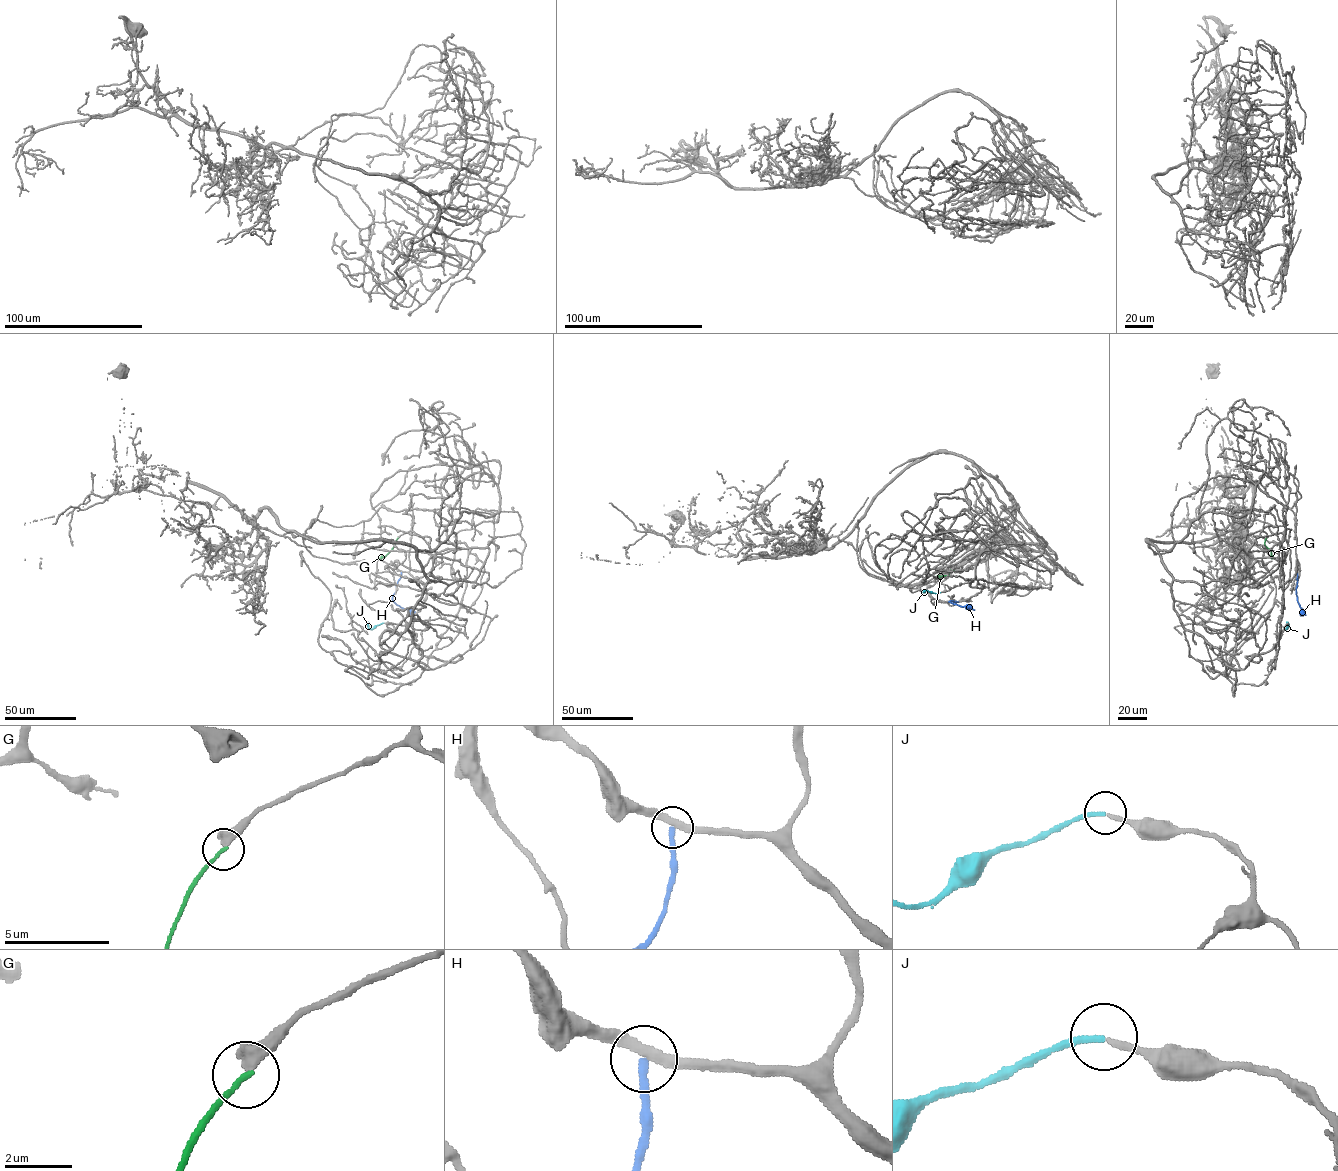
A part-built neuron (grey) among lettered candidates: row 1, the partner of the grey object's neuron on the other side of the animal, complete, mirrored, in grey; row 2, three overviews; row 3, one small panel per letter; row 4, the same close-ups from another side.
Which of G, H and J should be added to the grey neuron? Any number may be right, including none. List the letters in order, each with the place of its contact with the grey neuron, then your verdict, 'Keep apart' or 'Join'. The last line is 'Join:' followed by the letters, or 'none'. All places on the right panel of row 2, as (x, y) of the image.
G: Touches grey at (1266, 538). Join
H: Touches grey at (1297, 571). Keep apart
J: Touches grey at (1288, 623). Join
Join: G, J

